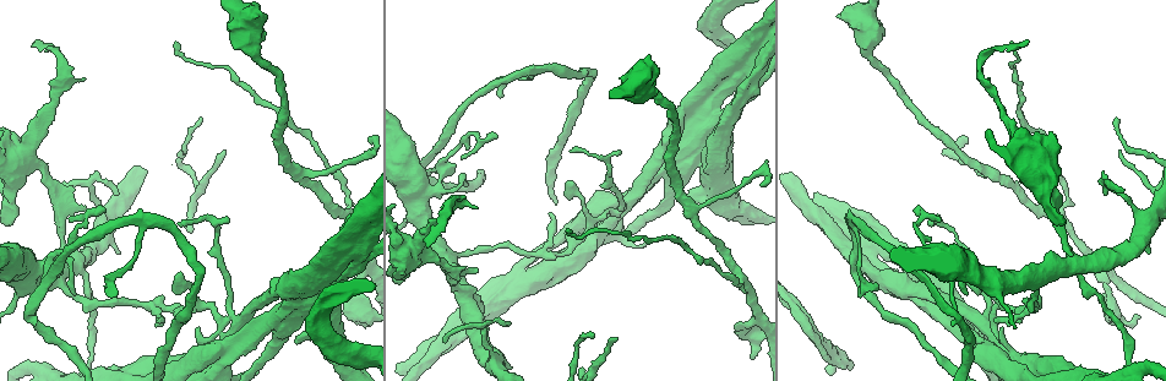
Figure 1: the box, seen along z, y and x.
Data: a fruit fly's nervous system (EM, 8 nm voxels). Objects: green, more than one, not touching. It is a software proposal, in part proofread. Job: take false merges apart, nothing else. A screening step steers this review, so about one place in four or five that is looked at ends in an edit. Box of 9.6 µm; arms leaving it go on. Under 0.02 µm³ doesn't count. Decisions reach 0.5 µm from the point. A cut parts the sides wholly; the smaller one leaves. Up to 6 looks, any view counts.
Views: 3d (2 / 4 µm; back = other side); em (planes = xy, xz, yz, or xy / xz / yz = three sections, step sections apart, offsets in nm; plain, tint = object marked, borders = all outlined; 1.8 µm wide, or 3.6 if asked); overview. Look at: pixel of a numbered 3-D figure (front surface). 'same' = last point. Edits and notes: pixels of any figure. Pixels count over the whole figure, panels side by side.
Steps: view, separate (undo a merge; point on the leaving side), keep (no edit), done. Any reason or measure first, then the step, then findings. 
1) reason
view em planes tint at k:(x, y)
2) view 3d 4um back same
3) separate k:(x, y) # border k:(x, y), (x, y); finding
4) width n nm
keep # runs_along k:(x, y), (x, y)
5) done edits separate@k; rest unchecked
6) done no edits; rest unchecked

sharp bend
view em planes tint at 1:(744, 93)

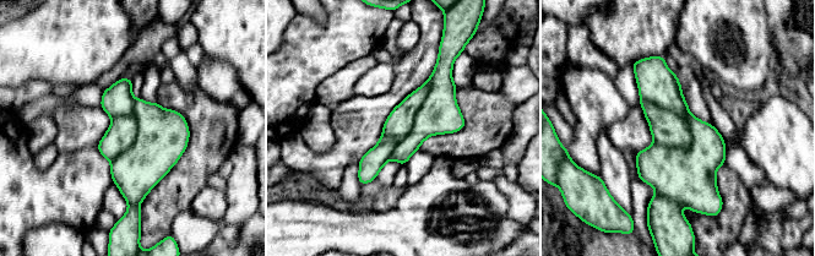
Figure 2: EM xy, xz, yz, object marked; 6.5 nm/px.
keep # runs_along 2:(441, 65), (435, 99), (363, 180); one neuron here

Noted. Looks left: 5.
view em yz step 16 tint at 1:(687, 162)

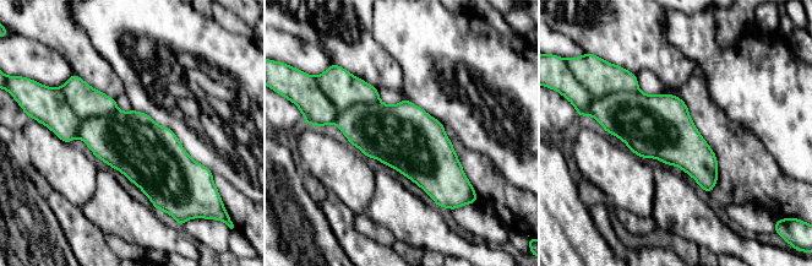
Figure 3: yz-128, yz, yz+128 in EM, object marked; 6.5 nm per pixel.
view em planes tint same

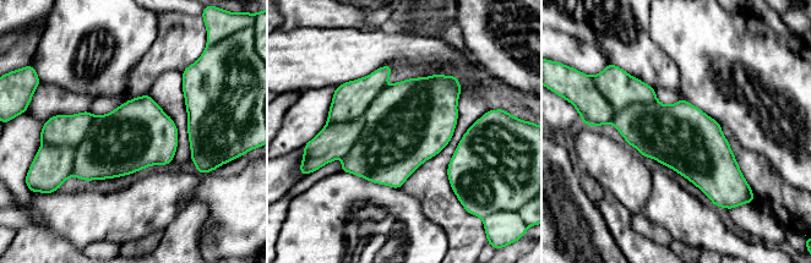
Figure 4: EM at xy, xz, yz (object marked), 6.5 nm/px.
width 440 nm
keep # continuous, no second neuron

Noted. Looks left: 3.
thick turns thin
view 3d 4um at 1:(425, 232)

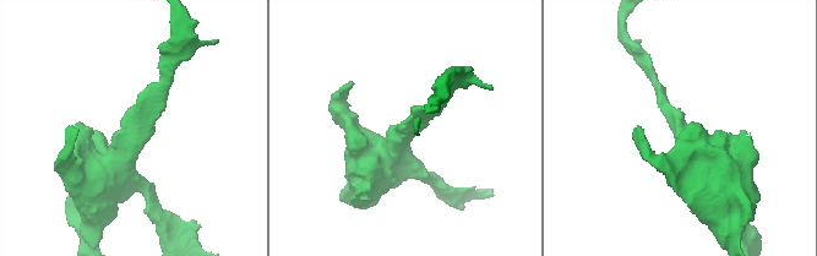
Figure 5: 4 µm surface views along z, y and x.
arm_widths 180, 500 nm
view em planes tint at 5:(131, 134)

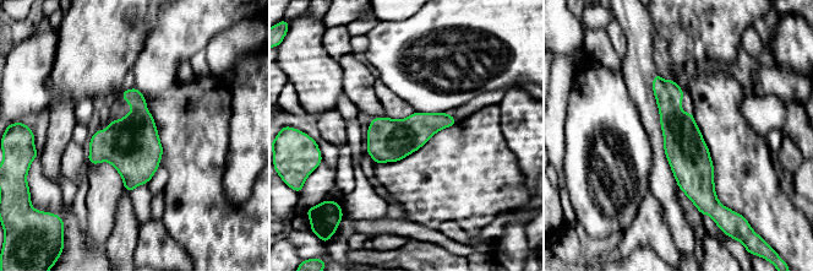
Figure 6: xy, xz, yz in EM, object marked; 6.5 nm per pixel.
keep # runs_along 6:(656, 79), (707, 204); continuous, no second neuron

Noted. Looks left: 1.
done no edits; rest unchecked

